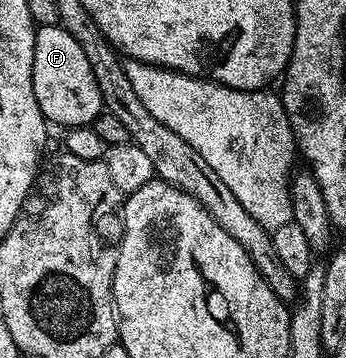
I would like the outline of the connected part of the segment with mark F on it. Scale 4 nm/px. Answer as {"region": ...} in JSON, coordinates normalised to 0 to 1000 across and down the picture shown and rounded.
{"region":[[[156,64],[104,81],[92,251],[130,338],[188,346],[188,360],[205,363],[280,338],[295,321],[301,274],[237,128],[194,75],[173,75]]]}

